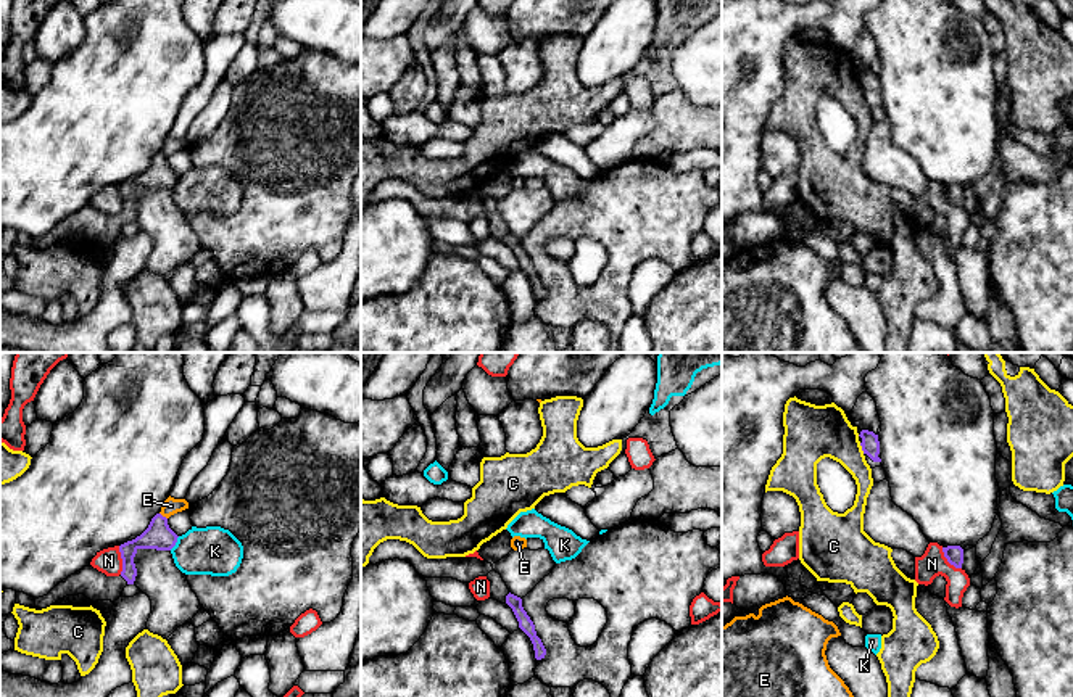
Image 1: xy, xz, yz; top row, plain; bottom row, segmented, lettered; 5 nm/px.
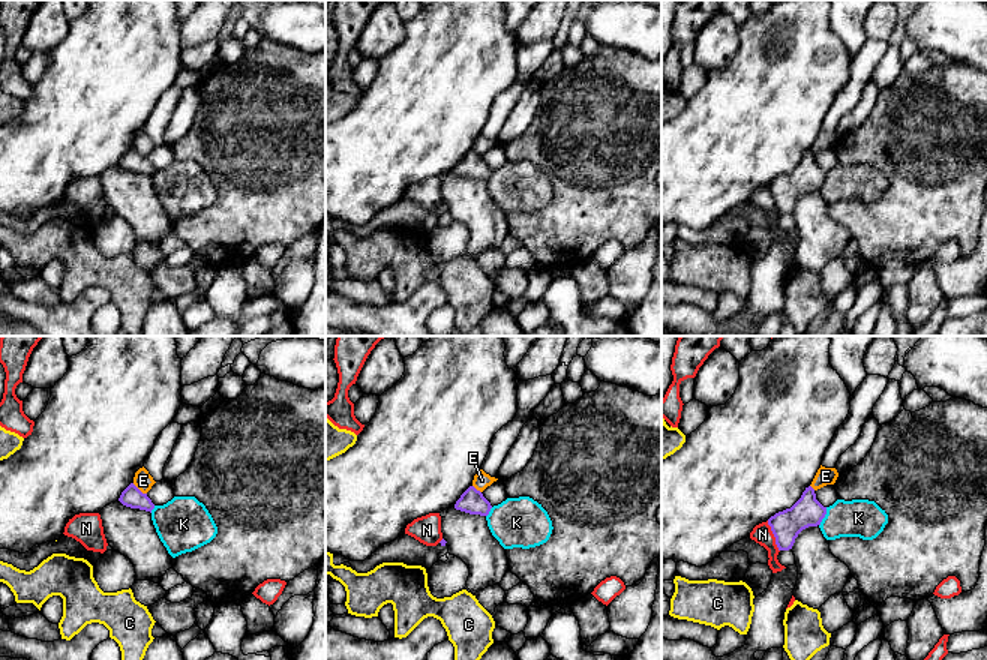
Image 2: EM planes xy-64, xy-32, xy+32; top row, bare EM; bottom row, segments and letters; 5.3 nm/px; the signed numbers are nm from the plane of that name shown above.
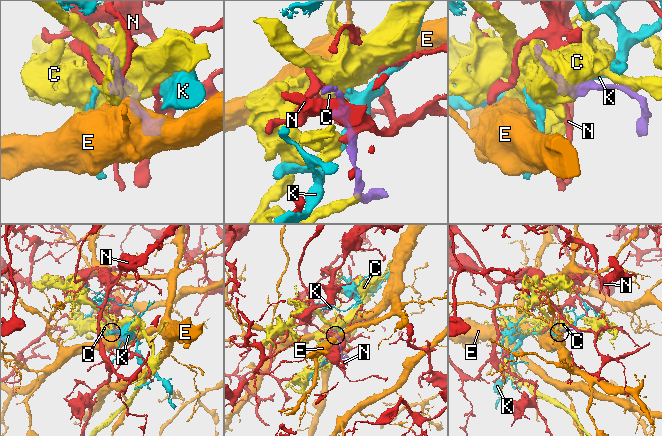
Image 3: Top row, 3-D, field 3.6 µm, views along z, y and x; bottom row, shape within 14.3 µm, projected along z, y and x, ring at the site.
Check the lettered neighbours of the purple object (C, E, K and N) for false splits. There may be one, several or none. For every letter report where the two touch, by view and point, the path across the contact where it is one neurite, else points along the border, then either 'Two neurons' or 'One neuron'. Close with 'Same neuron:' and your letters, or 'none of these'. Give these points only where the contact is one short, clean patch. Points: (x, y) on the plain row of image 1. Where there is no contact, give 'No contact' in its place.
C: Touches purple at yz (862, 87). Boundary: yz (859, 82), (864, 92). Two neurons
E: Touches purple at xy (161, 155). Boundary: xy (160, 152), (166, 158). Two neurons
K: Touches purple at xy (176, 181). Two neurons
N: Touches purple at xy (123, 200). Two neurons
Same neuron: none of these

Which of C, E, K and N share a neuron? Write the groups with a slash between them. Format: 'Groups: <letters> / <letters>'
Groups: C / E / K / N

